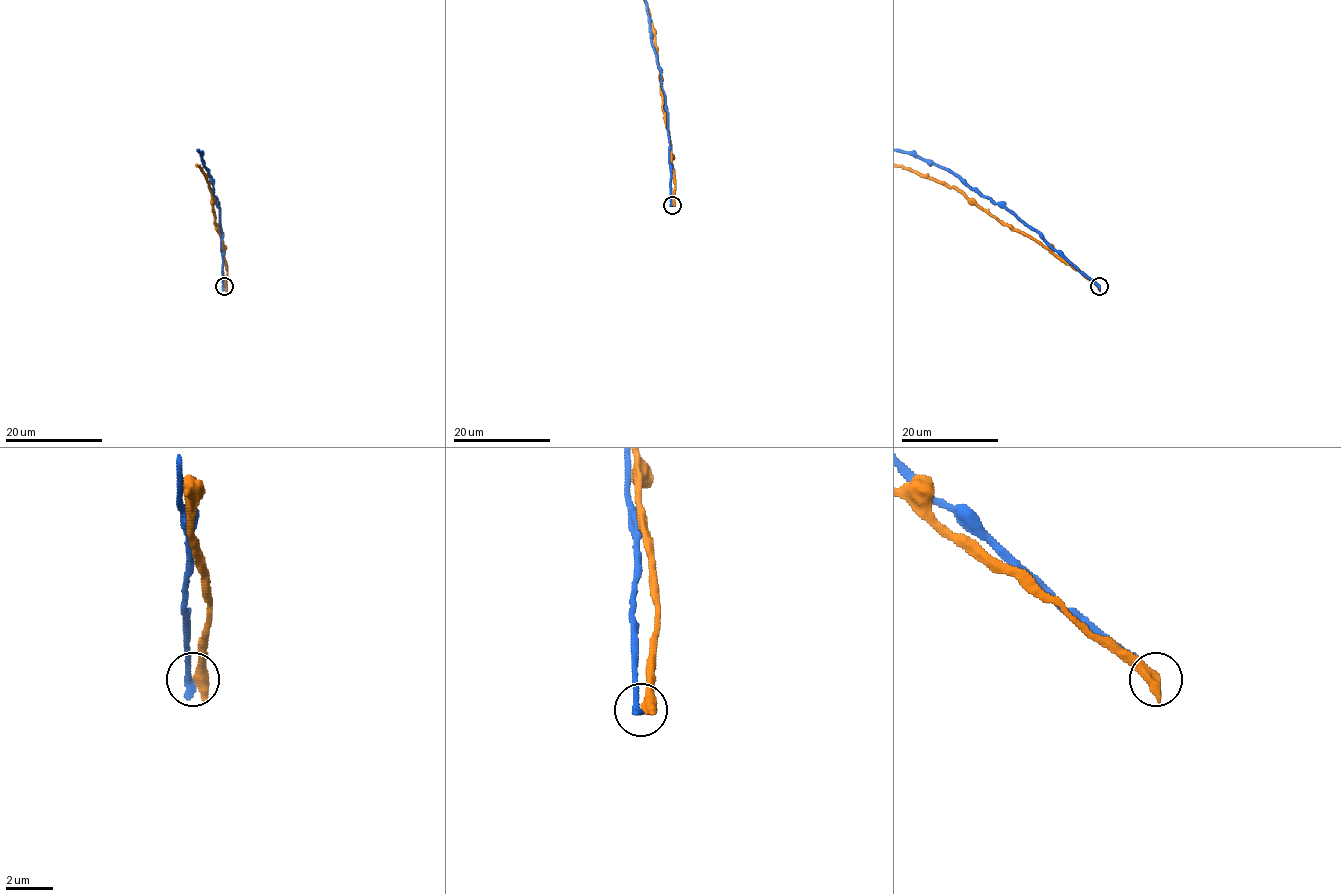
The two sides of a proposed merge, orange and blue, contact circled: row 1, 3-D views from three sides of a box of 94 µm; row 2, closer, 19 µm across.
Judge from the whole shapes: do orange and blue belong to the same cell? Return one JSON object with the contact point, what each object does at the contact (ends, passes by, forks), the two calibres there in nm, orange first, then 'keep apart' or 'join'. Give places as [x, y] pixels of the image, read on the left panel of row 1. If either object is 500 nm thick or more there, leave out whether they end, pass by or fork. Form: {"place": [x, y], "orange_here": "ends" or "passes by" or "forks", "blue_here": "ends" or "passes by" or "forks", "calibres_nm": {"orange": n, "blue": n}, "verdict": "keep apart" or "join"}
{"place": [224, 286], "calibres_nm": {"orange": 550, "blue": 380}, "verdict": "keep apart"}

